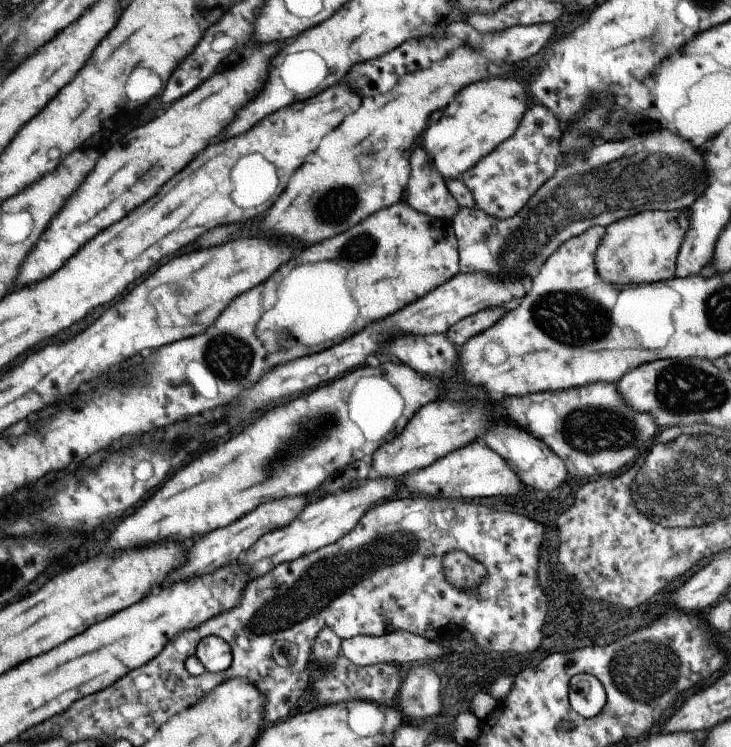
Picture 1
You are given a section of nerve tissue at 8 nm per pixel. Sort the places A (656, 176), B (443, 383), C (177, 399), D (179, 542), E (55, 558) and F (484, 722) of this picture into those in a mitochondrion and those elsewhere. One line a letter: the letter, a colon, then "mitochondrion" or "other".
A: mitochondrion
B: other
C: other
D: other
E: other
F: other

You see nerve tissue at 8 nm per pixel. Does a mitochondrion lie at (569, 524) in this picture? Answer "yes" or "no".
no

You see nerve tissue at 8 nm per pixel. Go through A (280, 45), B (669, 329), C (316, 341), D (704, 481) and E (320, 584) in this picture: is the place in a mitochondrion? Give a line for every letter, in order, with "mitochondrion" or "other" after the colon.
A: other
B: other
C: other
D: mitochondrion
E: mitochondrion

